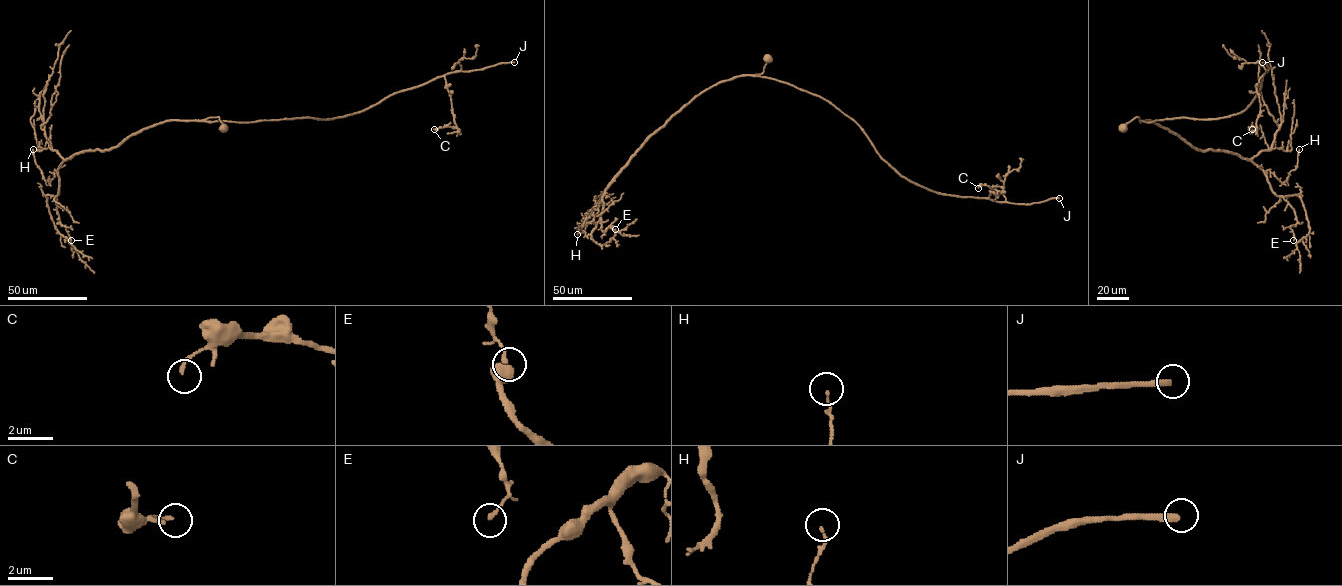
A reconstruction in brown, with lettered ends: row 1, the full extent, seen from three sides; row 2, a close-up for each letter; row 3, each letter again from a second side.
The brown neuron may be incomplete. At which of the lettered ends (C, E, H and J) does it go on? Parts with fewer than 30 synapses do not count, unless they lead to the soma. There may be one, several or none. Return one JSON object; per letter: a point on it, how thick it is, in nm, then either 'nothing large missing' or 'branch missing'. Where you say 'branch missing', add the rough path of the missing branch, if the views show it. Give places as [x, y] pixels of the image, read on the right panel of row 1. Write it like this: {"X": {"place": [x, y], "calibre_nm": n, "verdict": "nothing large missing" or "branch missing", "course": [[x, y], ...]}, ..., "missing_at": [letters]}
{"C": {"place": [1252, 129], "calibre_nm": 160, "verdict": "nothing large missing"}, "E": {"place": [1293, 240], "calibre_nm": 150, "verdict": "nothing large missing"}, "H": {"place": [1299, 149], "calibre_nm": 100, "verdict": "nothing large missing"}, "J": {"place": [1262, 62], "calibre_nm": 280, "verdict": "branch missing", "course": [[1262, 62], [1258, 61], [1253, 75], [1257, 129]]}, "missing_at": ["J"]}

